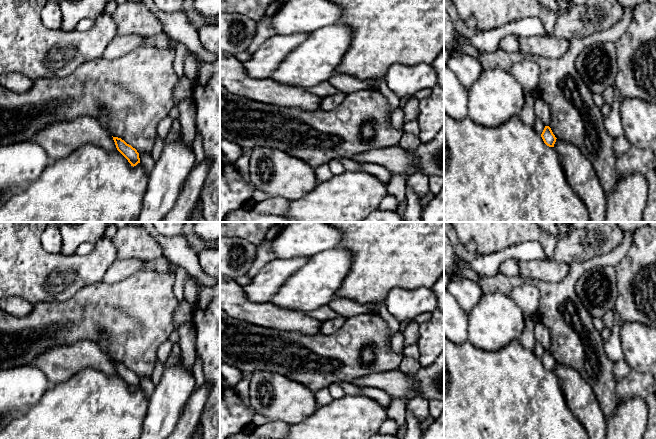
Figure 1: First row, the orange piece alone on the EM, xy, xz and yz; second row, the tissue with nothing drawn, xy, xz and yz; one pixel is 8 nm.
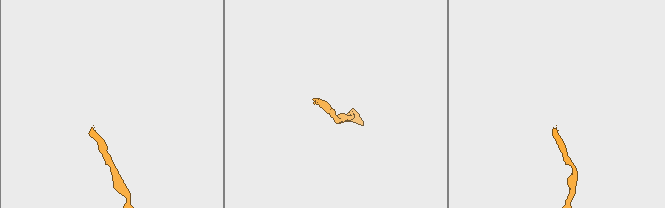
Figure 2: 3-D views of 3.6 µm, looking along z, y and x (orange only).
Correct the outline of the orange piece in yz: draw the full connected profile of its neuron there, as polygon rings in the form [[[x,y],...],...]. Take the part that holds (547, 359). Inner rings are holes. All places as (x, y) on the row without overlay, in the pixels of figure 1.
[[[537,320],[534,327],[534,337],[536,341],[545,348],[545,352],[541,358],[544,367],[549,371],[554,371],[557,362],[549,351],[551,345],[551,333],[549,328]]]

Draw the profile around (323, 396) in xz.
[[[323,388],[315,392],[314,394],[315,394],[316,404],[318,406],[326,405],[333,400],[328,388]]]

